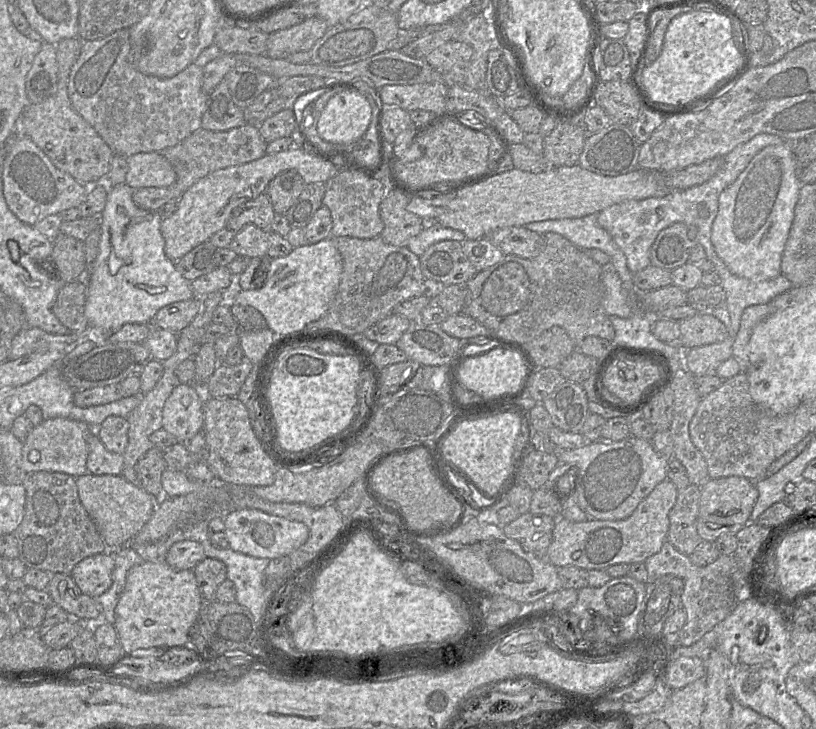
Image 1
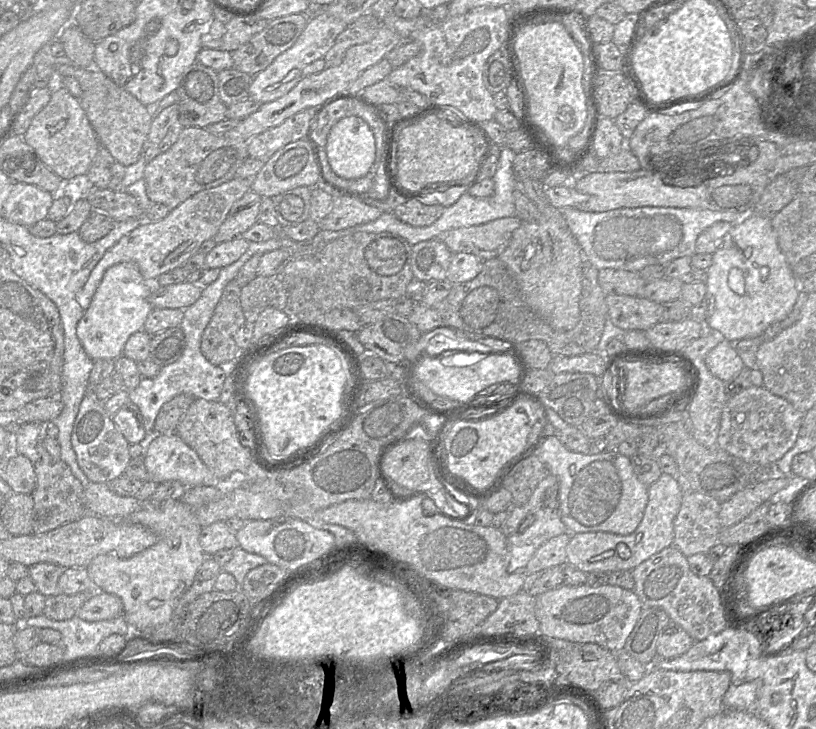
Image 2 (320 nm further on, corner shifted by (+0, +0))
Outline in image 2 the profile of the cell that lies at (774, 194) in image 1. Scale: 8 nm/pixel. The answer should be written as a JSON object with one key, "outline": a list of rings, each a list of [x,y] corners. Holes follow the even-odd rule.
{"outline":[[[753,212],[744,216],[733,224],[722,245],[712,256],[712,263],[707,269],[707,315],[704,322],[709,331],[719,331],[726,340],[736,343],[742,339],[761,336],[770,325],[784,320],[792,312],[800,285],[778,245],[770,216]]]}

